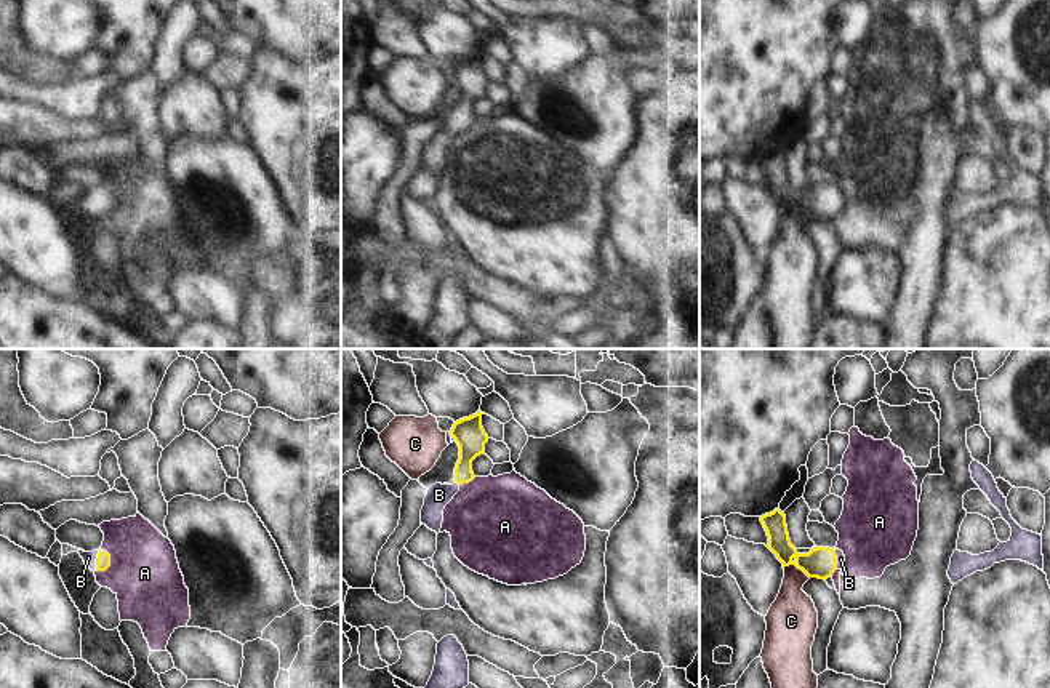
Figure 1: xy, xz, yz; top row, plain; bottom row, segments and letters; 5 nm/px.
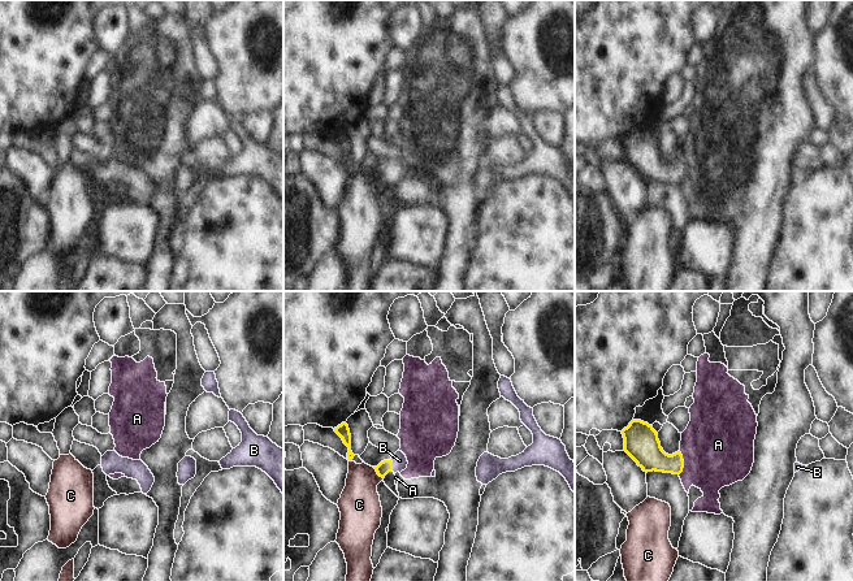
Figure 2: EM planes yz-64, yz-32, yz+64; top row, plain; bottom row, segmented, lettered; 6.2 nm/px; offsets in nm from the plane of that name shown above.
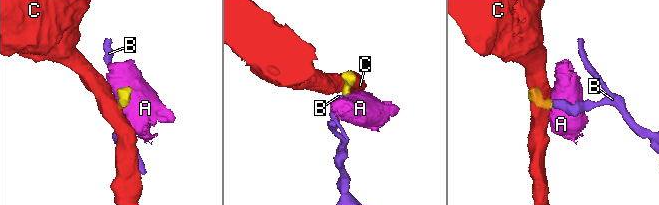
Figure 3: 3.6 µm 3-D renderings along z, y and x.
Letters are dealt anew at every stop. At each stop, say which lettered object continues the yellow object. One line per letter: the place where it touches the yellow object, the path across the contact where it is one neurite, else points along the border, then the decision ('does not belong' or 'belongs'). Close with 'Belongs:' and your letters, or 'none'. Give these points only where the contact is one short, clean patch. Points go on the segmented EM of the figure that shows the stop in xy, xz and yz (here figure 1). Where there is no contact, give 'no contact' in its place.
A: contact xy (109, 564); border xy (101, 549), (109, 556), (109, 565), (96, 572); does not belong
B: contact xy (96, 560); way xy (103, 562), (96, 560), (88, 557); belongs
C: contact yz (796, 565); border yz (783, 565), (796, 565), (809, 578); does not belong
Belongs: B

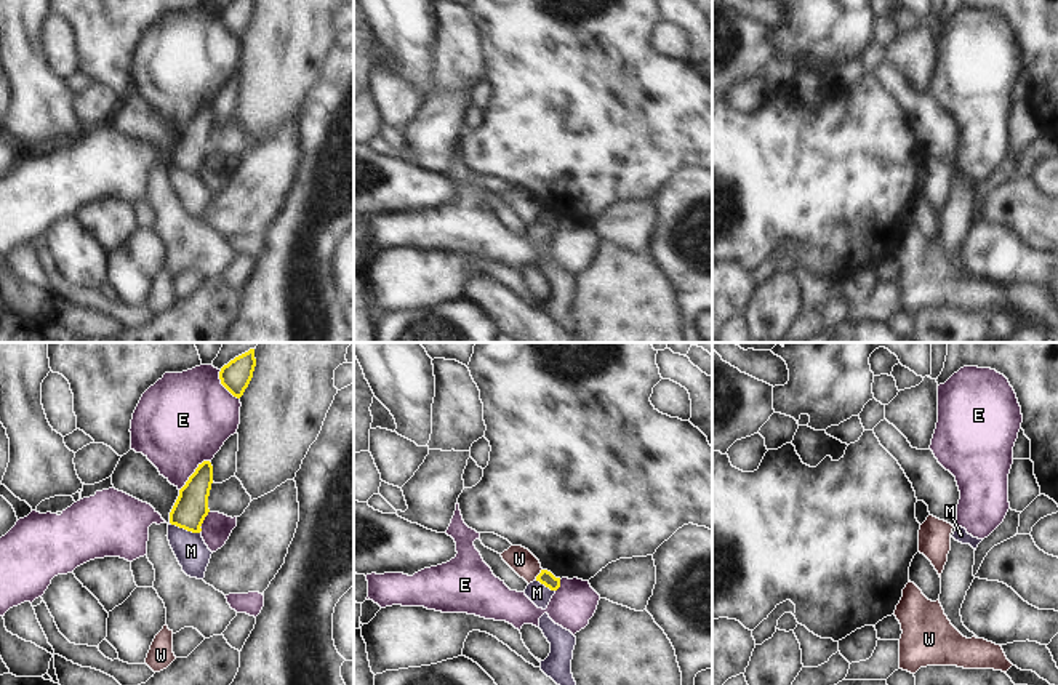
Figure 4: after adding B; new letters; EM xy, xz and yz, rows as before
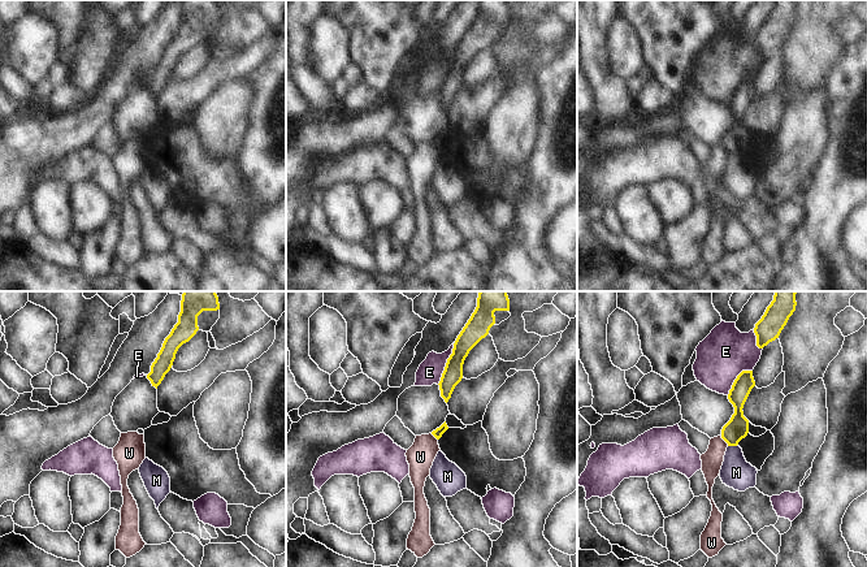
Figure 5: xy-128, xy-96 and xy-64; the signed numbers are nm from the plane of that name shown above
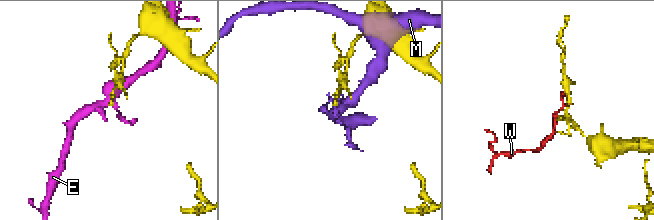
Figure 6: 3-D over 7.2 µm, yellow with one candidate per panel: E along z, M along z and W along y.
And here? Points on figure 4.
E: contact xy (192, 474); does not belong
M: contact xy (184, 528); does not belong
W: contact xz (540, 573); border xz (541, 568), (535, 578); does not belong
Belongs: none

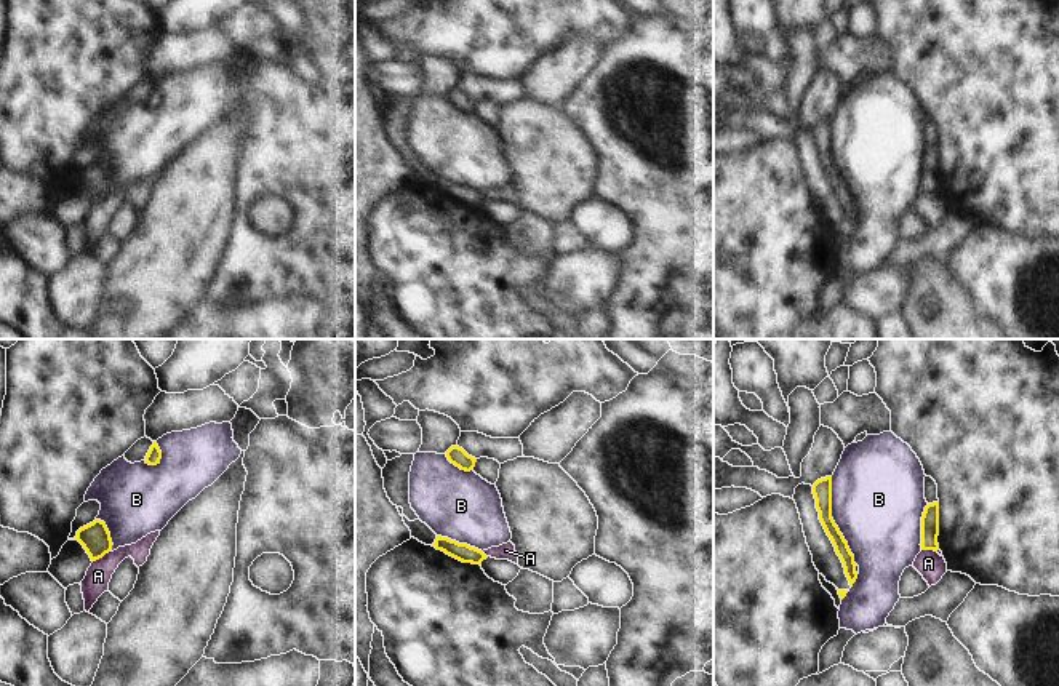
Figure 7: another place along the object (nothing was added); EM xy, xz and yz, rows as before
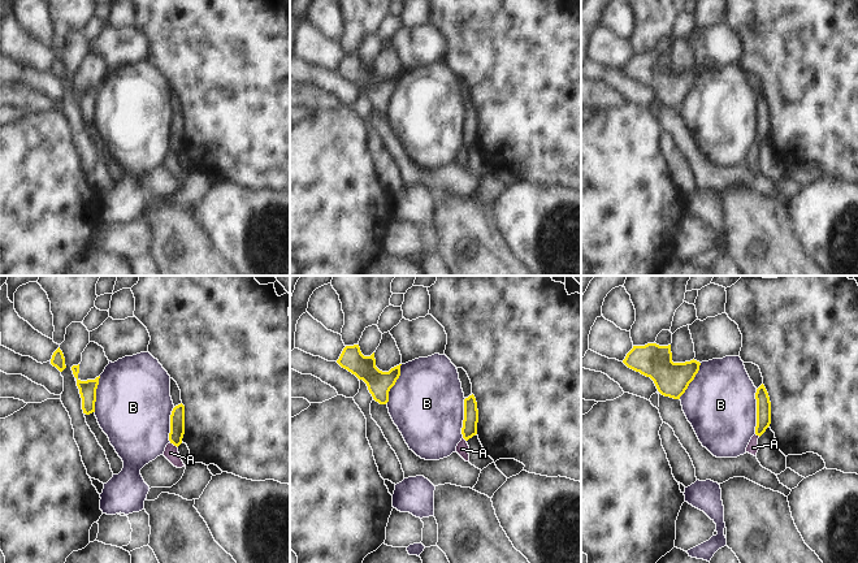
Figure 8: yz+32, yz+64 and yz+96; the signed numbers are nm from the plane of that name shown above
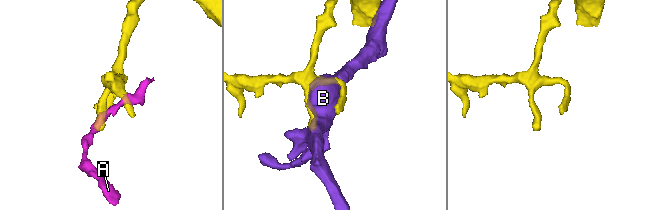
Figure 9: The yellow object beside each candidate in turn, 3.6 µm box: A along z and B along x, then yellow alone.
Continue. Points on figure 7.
A: contact xy (101, 557); border xy (109, 550), (93, 562); does not belong
B: contact yz (832, 520); does not belong
Belongs: none

